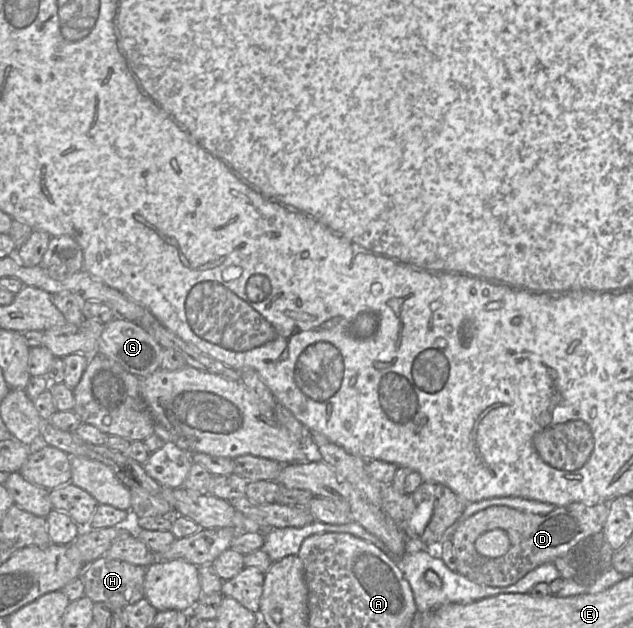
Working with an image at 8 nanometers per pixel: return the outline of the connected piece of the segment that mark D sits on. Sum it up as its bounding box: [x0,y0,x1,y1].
[452,502,609,585]

